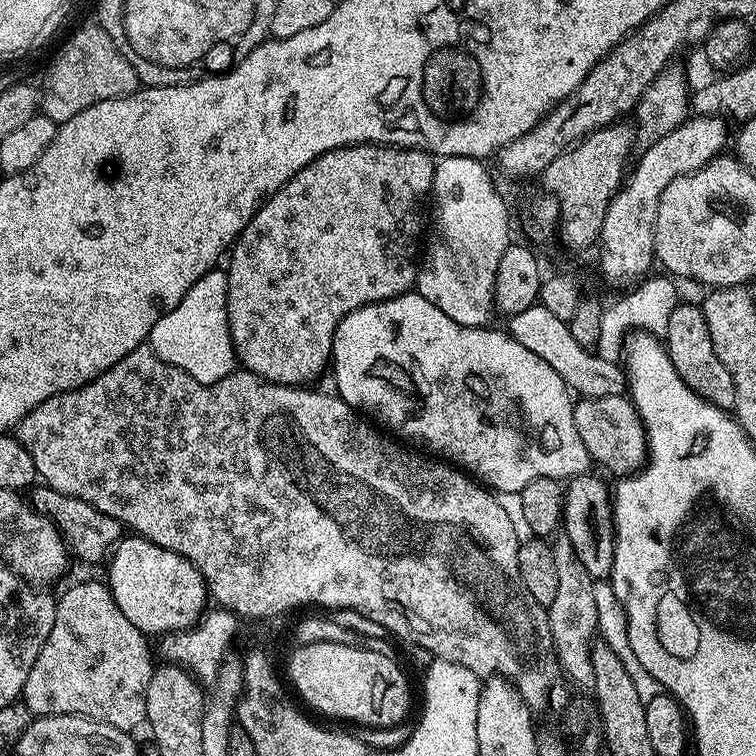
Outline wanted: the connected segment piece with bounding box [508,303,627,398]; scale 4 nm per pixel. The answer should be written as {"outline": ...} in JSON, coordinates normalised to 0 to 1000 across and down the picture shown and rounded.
{"outline":[[[710,401],[697,407],[690,415],[673,419],[672,439],[683,451],[710,468],[725,484],[733,485],[735,493],[746,503],[753,515],[763,522],[779,526],[824,522],[829,515],[829,496],[816,479],[796,475],[792,468],[782,466],[763,455],[757,446],[754,430]]]}

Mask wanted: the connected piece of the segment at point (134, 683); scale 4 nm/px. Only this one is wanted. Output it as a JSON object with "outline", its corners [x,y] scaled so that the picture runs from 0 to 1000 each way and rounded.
{"outline":[[[111,767],[107,772],[95,772],[85,784],[78,784],[71,833],[66,833],[66,844],[61,844],[40,892],[34,892],[29,931],[42,940],[44,948],[98,944],[156,960],[163,968],[175,968],[196,950],[193,913],[204,888],[196,849],[197,843],[185,836],[152,799],[142,771]]]}

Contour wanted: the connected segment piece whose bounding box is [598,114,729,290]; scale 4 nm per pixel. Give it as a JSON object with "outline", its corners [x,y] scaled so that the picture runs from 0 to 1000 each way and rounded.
{"outline":[[[917,152],[853,194],[857,197],[848,204],[841,224],[839,217],[823,247],[810,261],[802,288],[796,294],[791,329],[794,328],[795,362],[807,374],[816,376],[820,384],[840,377],[864,358],[865,299],[876,251],[881,251],[881,246],[886,246],[892,235],[923,225],[938,217],[946,206],[954,205],[959,200],[958,189],[963,185],[962,167],[964,168],[951,153]]]}

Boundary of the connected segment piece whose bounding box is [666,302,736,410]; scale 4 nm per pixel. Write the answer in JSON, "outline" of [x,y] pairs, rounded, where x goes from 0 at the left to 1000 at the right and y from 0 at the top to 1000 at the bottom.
{"outline":[[[894,401],[892,415],[886,415],[881,459],[892,489],[897,489],[897,495],[910,507],[910,512],[951,540],[963,542],[972,536],[971,500],[966,495],[966,489],[960,489],[960,484],[955,484],[955,474],[950,474],[950,468],[944,468],[944,452],[939,450],[939,437],[934,431],[931,409],[925,401]]]}

